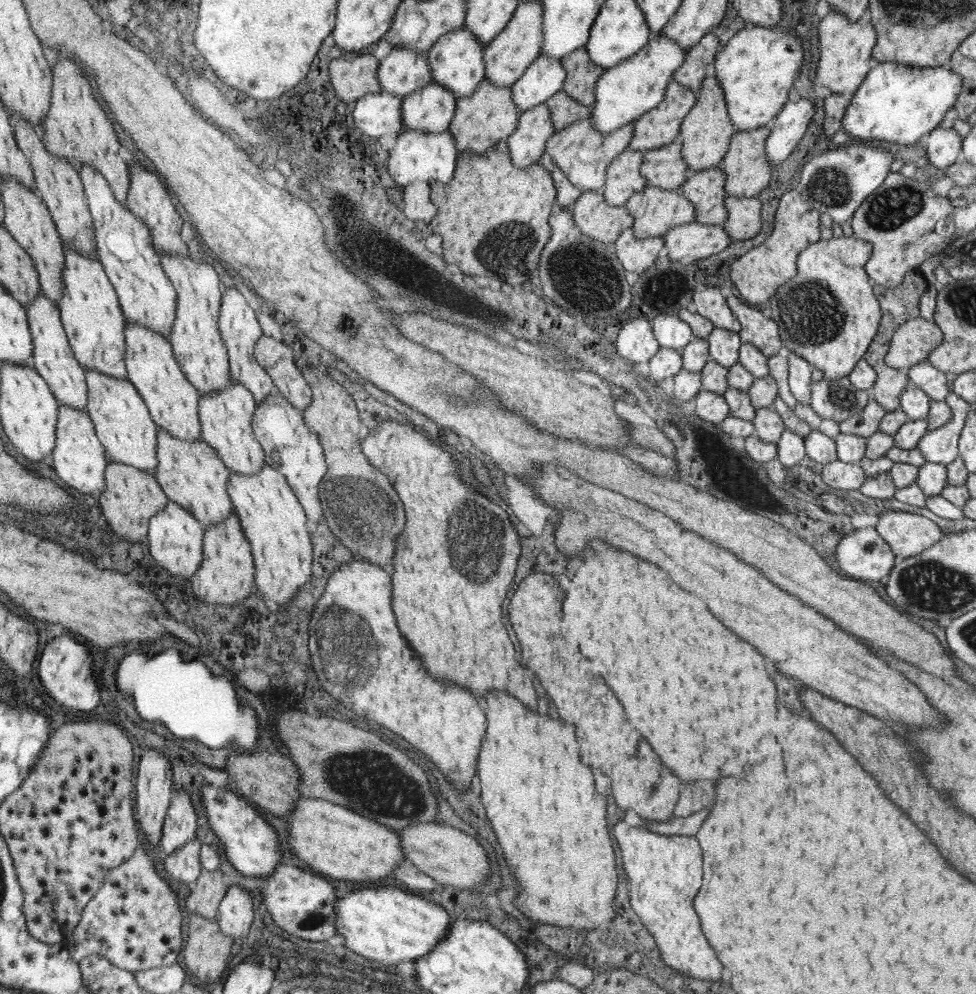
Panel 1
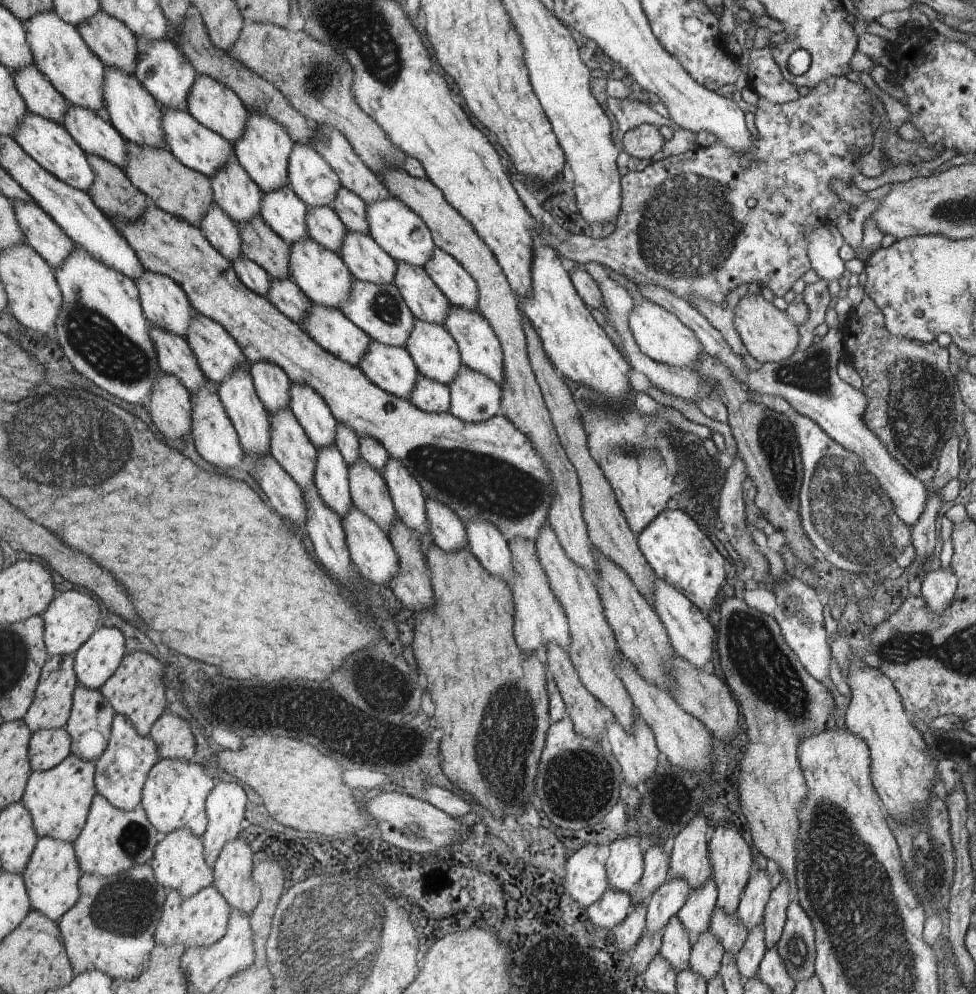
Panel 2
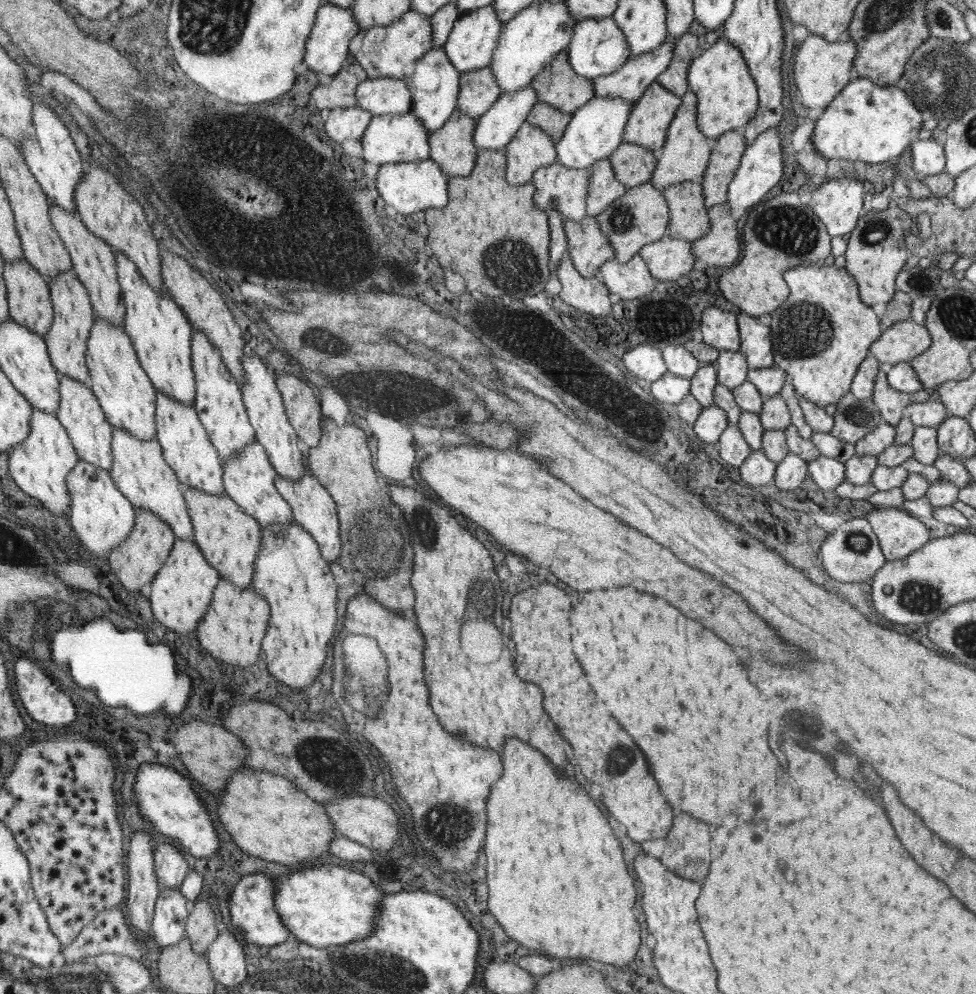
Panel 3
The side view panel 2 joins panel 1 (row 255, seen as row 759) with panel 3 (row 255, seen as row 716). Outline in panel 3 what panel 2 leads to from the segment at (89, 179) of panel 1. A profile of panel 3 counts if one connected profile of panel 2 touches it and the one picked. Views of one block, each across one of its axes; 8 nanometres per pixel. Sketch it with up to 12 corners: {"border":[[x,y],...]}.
{"border":[[113,251],[122,327],[153,385],[196,406],[192,324]]}

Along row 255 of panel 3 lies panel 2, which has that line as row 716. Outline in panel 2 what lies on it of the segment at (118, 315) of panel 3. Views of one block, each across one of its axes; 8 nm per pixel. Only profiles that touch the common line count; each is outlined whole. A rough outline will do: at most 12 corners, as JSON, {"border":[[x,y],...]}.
{"border":[[81,684],[64,727],[78,758],[97,761],[117,712]]}

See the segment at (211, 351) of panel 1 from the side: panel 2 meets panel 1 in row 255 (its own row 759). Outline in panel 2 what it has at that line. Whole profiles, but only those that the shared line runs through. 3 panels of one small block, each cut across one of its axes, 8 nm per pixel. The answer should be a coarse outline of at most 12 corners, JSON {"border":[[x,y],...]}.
{"border":[[161,758],[141,805],[162,835],[206,830],[212,778],[202,764]]}

